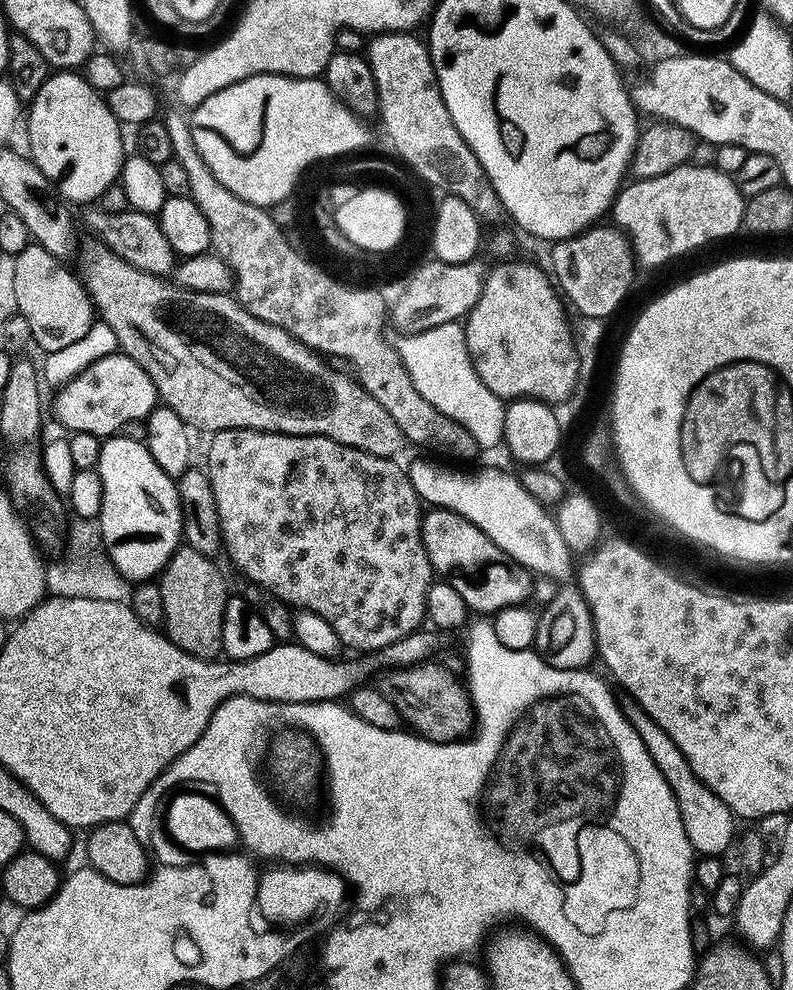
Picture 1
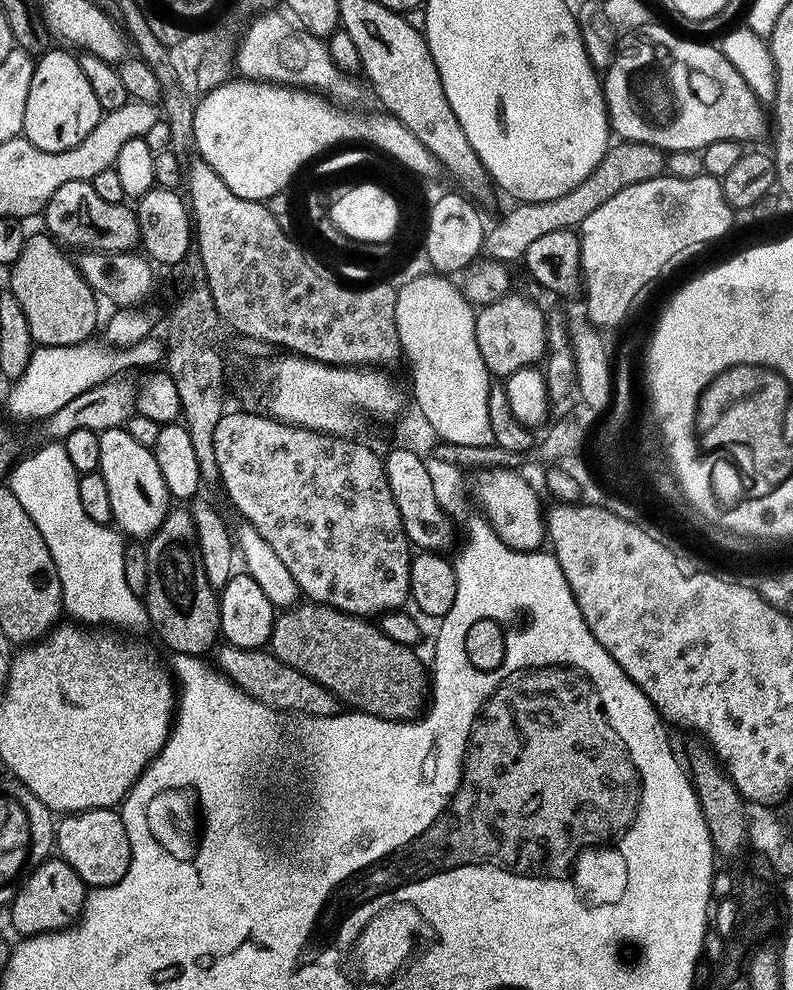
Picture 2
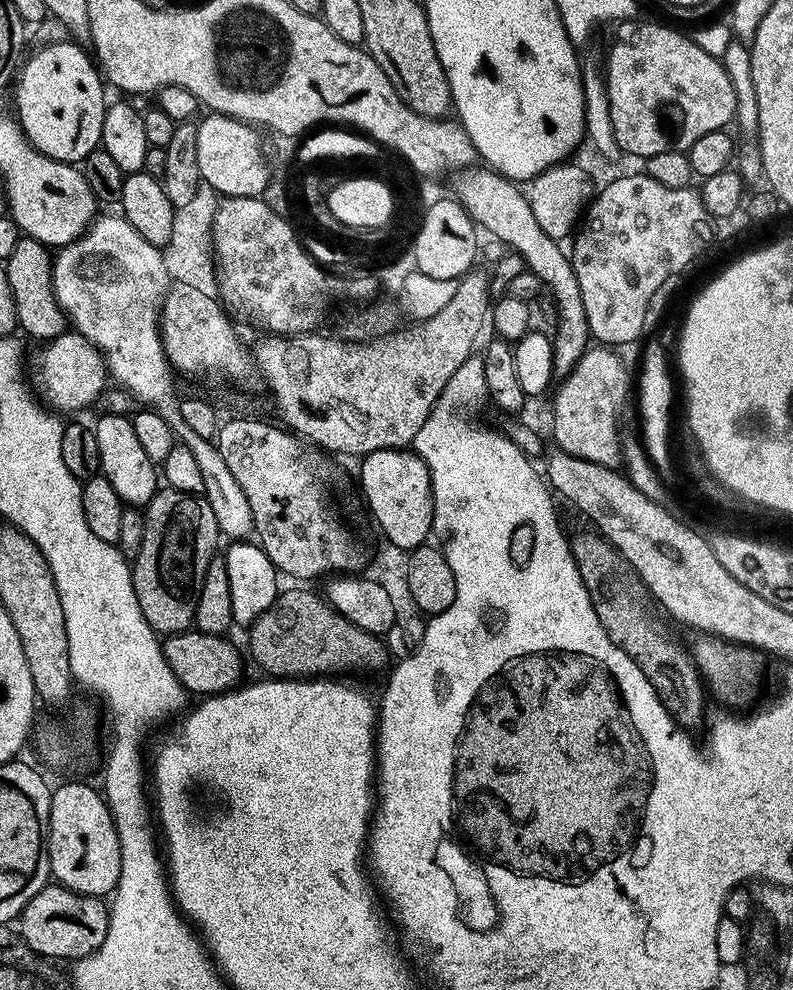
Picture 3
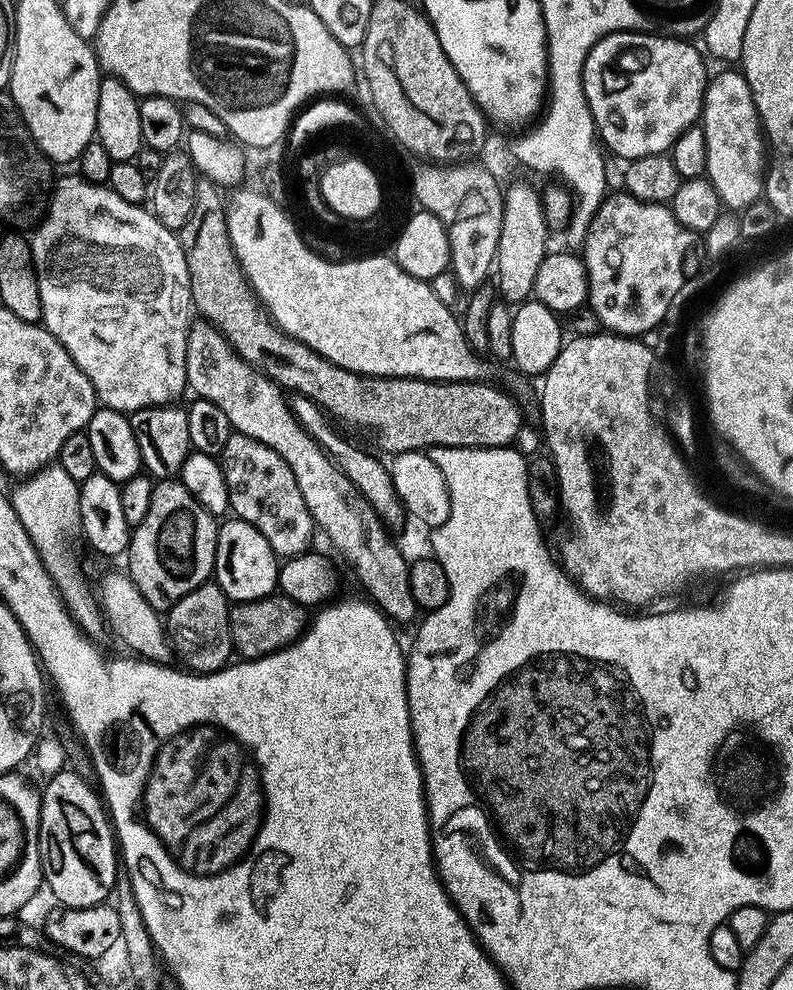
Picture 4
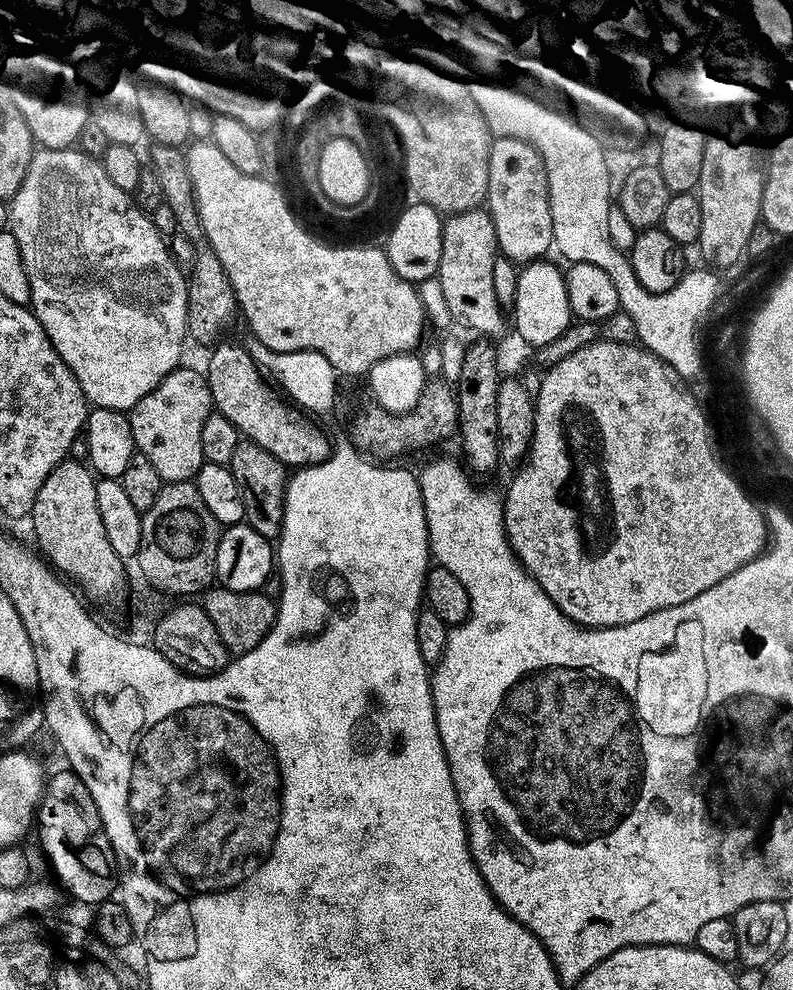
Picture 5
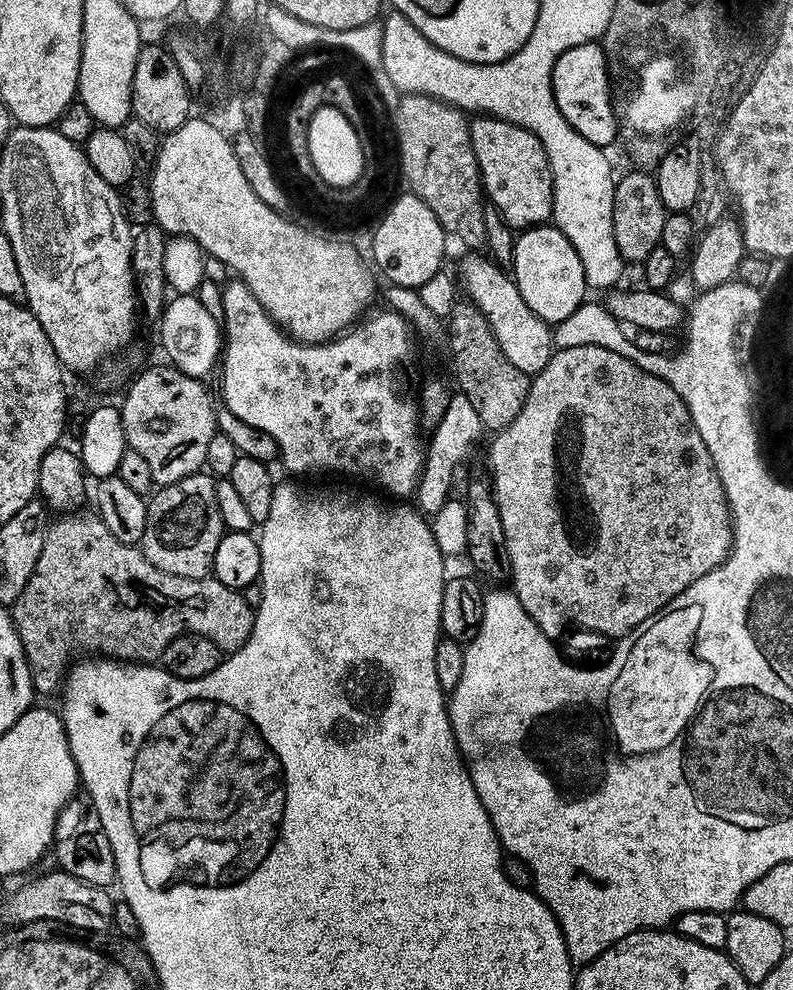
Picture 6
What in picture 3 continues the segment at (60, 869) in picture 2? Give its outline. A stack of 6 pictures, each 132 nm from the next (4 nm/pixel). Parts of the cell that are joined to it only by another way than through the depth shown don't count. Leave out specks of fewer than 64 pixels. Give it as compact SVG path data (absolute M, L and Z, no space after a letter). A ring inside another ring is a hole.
M55 882L45 884L41 892L34 894L34 898L30 898L30 902L20 911L18 917L18 931L26 946L30 946L30 950L34 950L38 955L51 956L56 962L62 962L62 960L75 962L83 956L88 956L102 944L106 938L107 929L108 908L101 897L83 896Z

